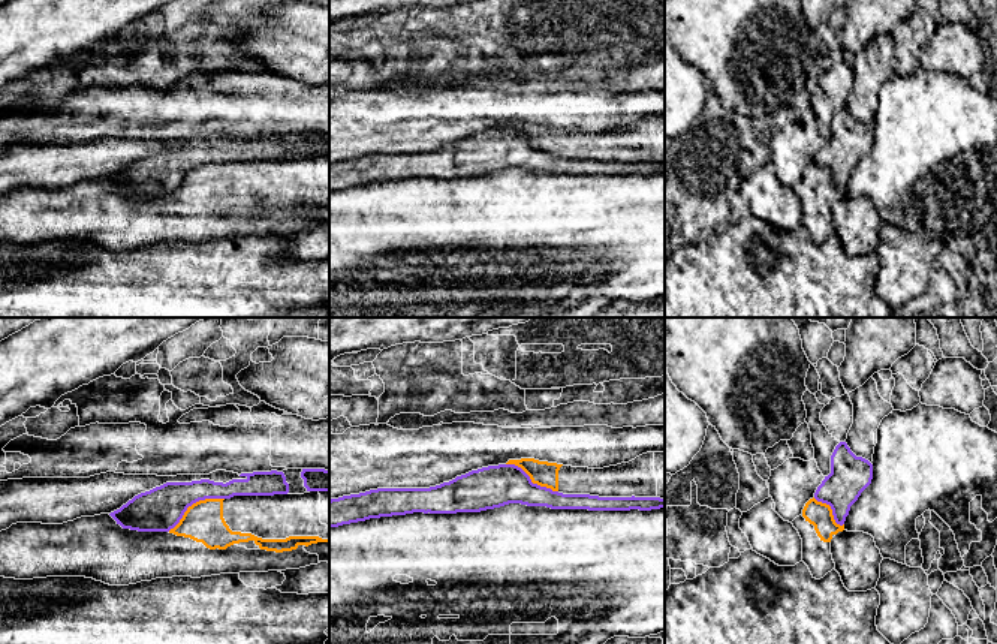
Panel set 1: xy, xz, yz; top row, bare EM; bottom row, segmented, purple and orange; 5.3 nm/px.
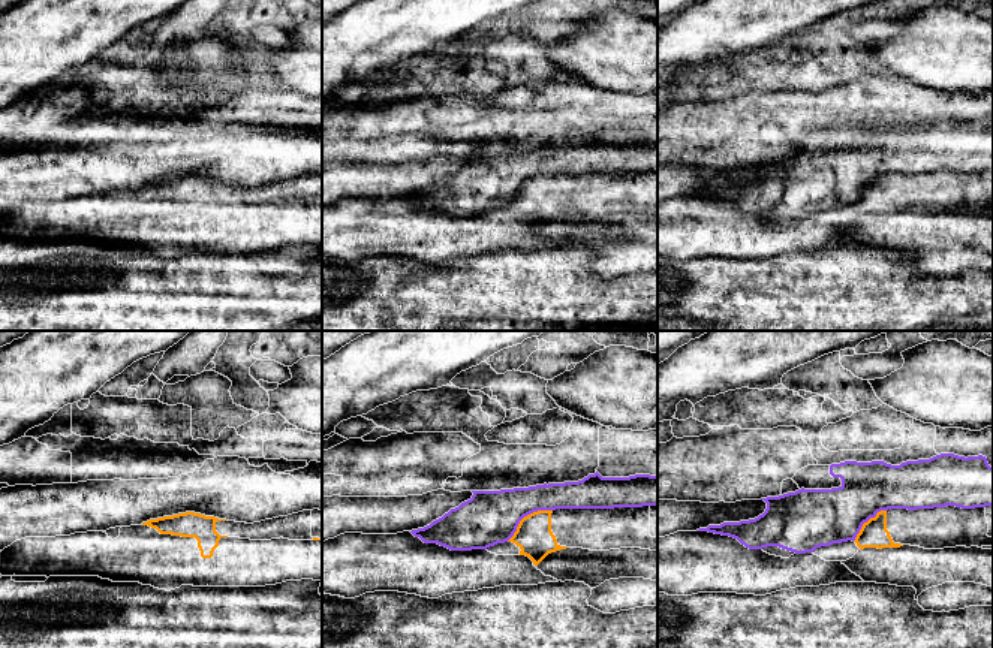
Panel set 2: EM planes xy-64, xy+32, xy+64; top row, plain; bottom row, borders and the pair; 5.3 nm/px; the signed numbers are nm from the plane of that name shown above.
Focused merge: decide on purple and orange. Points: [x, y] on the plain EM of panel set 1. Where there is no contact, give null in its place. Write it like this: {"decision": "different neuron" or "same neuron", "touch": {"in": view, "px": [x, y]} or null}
{"decision": "different neuron", "touch": {"in": "xy", "px": [193, 166]}}

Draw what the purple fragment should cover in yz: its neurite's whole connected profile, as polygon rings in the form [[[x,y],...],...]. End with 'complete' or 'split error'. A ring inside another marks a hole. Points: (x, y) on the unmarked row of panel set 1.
[[[840,106],[831,120],[831,138],[817,151],[814,163],[829,169],[835,187],[843,190],[850,171],[871,148],[871,144],[873,129],[856,121],[846,106]]]; complete

